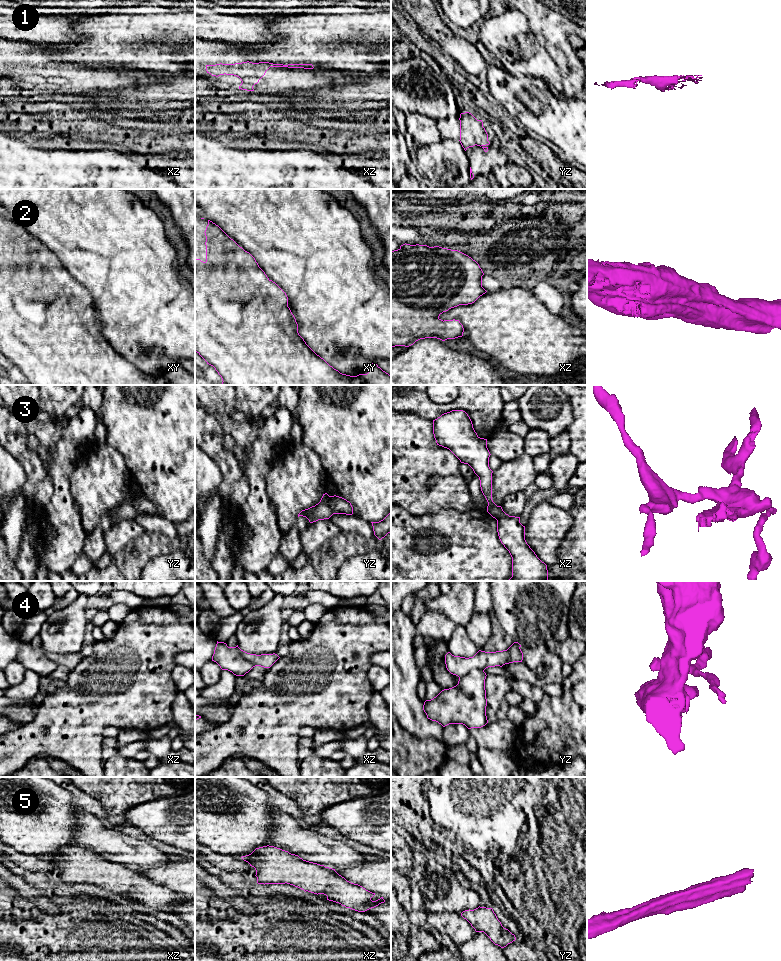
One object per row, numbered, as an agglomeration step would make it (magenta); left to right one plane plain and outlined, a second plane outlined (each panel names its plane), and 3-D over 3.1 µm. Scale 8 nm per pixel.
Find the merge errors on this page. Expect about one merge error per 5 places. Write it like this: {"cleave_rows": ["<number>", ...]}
{"cleave_rows": ["3", "4"]}

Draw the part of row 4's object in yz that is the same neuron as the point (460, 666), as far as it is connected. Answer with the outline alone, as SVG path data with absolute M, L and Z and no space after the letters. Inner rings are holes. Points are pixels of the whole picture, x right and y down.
M514 642L507 650L485 652L479 650L473 657L454 656L450 652L445 655L447 670L458 677L467 675L471 670L485 670L488 667L500 666L513 662L522 662L521 645Z

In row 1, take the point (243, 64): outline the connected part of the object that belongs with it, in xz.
M242 62L235 64L216 64L216 65L206 65L207 73L212 76L220 75L234 75L241 79L242 83L239 89L254 91L253 86L259 82L259 80L265 75L266 71L270 67L288 67L288 68L304 68L313 69L312 64L273 64L269 62Z

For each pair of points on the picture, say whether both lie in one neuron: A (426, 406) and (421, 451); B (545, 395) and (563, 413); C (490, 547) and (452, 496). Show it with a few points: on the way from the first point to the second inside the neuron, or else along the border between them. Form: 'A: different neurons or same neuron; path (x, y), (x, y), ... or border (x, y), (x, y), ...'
A: different neurons; border (402, 412), (413, 412), (432, 420)
B: same neuron; path (549, 399), (559, 409)
C: different neurons; border (472, 509), (467, 511), (439, 511)

